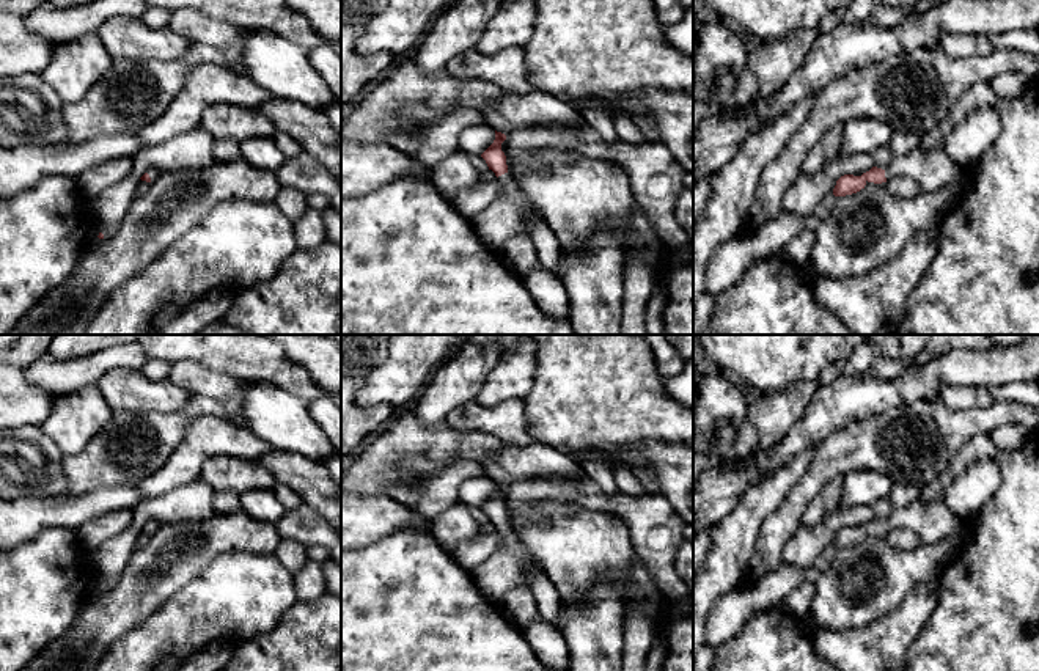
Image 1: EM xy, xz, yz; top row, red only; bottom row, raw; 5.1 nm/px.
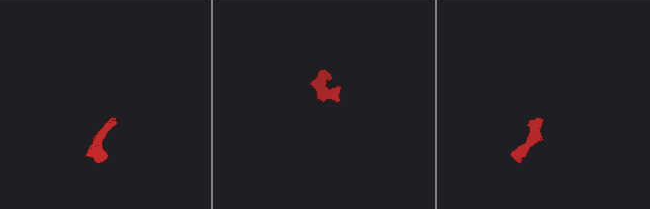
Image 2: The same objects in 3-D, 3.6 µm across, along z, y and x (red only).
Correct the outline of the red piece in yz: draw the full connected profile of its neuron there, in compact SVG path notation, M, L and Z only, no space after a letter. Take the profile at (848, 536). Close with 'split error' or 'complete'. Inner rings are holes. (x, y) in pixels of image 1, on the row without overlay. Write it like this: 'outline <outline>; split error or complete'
outline M920 498L910 506L893 509L888 520L872 519L861 528L844 526L836 533L835 548L860 544L868 534L882 536L893 528L909 528L918 534L920 545L934 545L949 537L957 528L957 517L943 500L924 503Z; split error

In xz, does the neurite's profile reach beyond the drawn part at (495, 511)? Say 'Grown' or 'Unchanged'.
Grown

